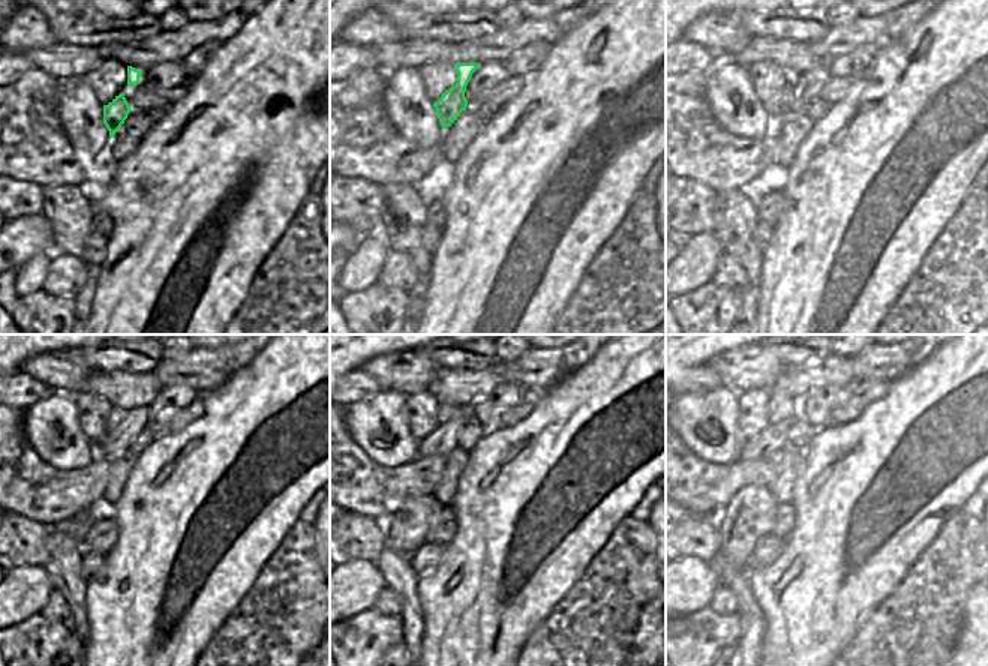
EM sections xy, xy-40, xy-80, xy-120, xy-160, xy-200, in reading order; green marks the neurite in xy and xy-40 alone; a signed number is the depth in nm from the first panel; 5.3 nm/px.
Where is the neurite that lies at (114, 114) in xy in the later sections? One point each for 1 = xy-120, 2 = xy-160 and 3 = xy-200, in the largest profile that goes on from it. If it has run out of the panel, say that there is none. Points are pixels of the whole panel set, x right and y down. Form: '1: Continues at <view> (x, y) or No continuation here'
1: Continues at xy-120 (116, 413)
2: Continues at xy-160 (446, 411)
3: Continues at xy-200 (781, 407).

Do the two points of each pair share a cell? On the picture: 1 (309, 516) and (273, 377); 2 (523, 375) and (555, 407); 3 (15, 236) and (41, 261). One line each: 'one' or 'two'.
1: two
2: two
3: two

